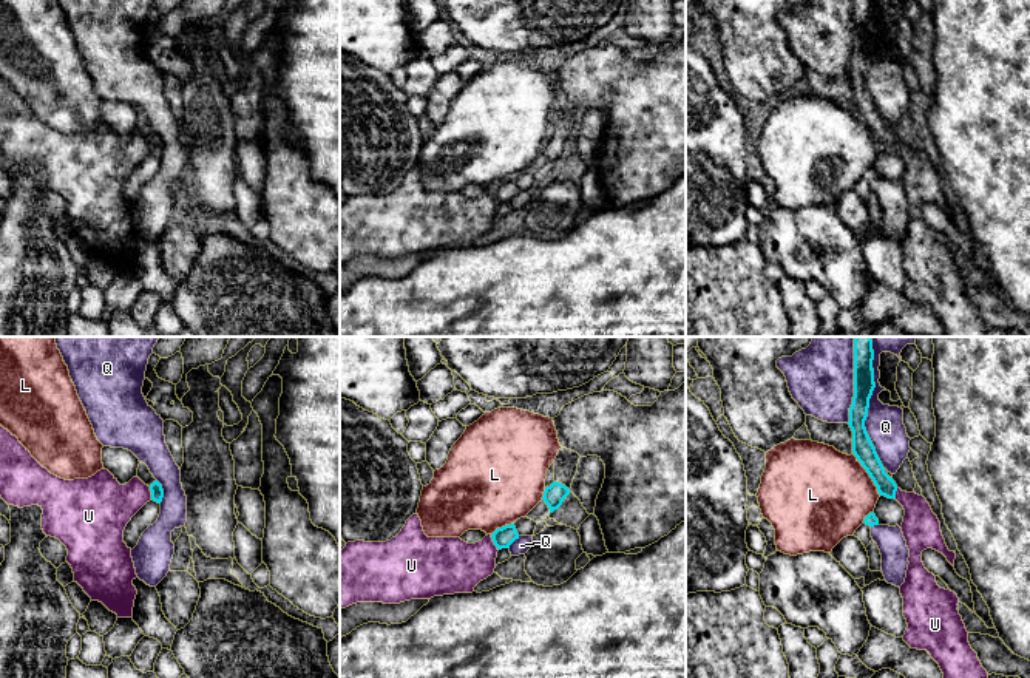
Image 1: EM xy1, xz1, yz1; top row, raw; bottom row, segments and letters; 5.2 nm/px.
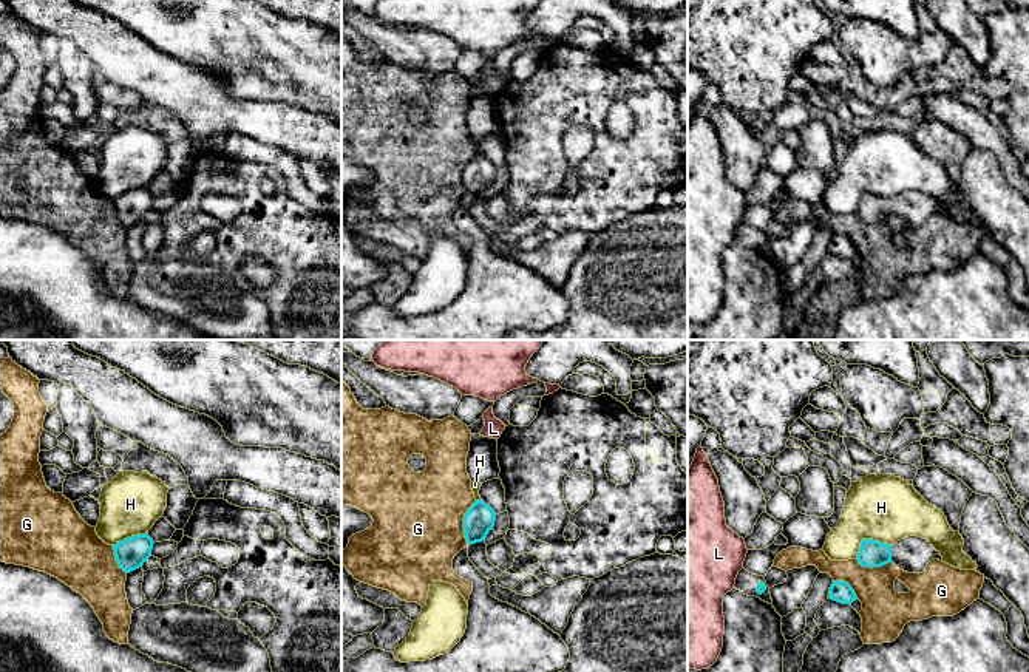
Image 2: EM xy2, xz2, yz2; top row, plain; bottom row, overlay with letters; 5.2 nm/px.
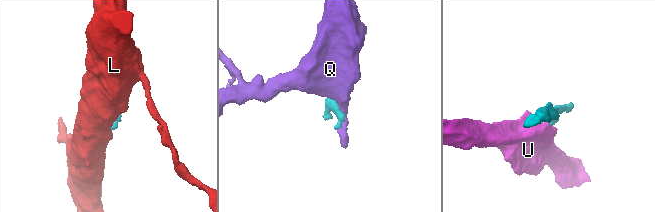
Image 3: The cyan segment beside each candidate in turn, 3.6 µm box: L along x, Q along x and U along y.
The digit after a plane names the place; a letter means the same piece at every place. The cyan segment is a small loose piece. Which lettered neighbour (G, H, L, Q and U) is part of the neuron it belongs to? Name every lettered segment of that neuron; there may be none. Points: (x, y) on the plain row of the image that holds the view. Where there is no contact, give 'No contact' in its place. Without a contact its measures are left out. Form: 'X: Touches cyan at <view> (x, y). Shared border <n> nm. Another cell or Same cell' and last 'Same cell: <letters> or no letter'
G: Touches cyan at xz2 (464, 176). Shared border 240 nm. Another cell
H: Touches cyan at yz2 (867, 193). Shared border 200 nm. Another cell
L: Touches cyan at yz1 (868, 127). Shared border 260 nm. Another cell
Q: Touches cyan at yz1 (868, 61). Shared border 650 nm. Another cell
U: Touches cyan at xz1 (493, 195). Shared border 100 nm. Another cell
Same cell: no letter

